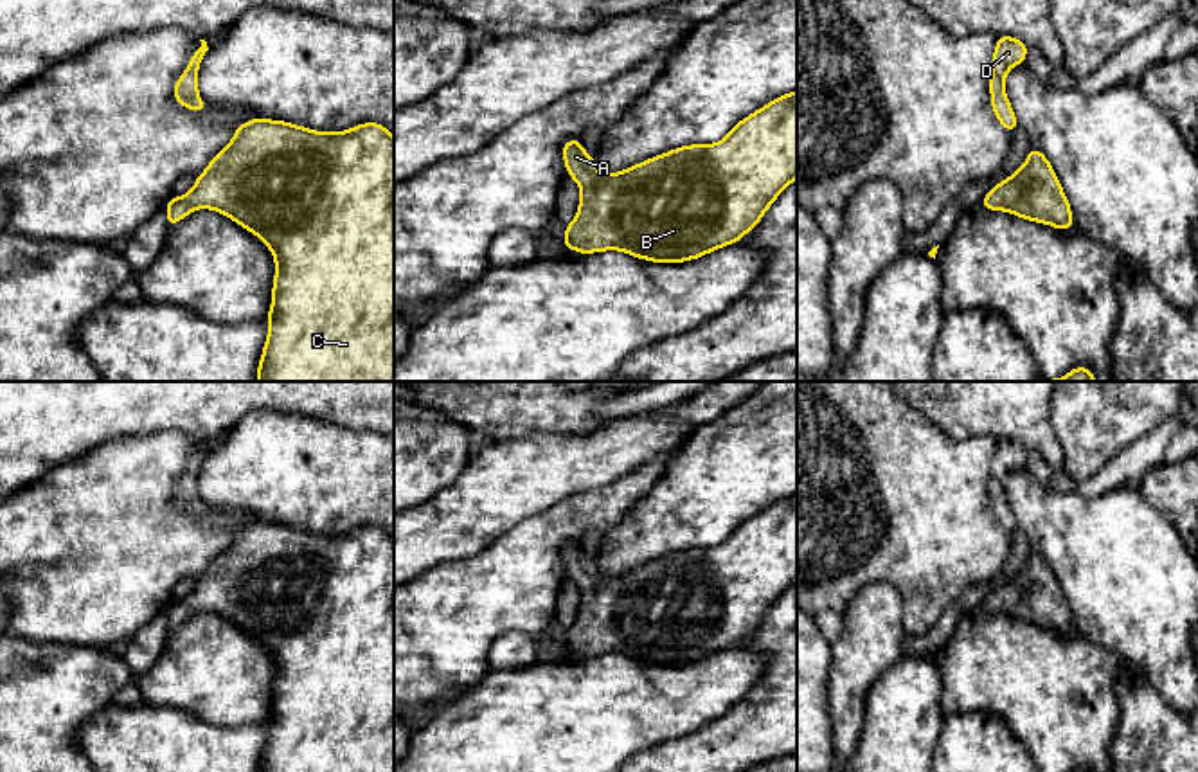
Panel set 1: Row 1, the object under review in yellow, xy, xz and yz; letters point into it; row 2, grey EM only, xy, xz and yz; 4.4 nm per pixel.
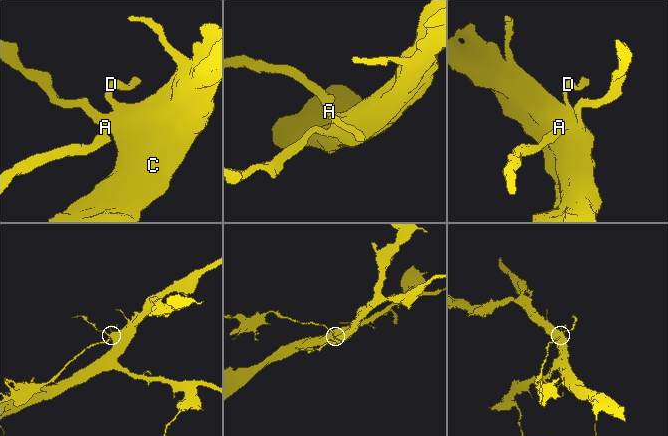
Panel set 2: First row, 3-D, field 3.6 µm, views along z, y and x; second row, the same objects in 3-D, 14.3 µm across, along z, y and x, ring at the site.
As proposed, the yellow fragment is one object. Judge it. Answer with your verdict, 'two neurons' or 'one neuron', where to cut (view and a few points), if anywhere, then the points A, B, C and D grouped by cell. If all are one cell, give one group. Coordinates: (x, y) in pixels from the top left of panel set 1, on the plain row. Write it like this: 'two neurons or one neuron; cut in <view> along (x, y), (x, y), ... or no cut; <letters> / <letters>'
one neuron; no cut; A B C D

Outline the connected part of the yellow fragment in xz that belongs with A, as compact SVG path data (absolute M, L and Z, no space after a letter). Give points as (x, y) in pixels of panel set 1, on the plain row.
M797 495L784 497L738 525L716 547L691 547L648 561L613 578L601 578L579 542L563 547L565 570L581 590L579 612L567 628L565 651L592 657L621 653L655 666L682 666L732 648L752 633L773 603L797 581Z

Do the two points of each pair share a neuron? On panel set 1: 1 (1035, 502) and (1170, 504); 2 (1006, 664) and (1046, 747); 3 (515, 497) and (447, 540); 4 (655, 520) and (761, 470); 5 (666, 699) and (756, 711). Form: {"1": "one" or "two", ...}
{"1": "two", "2": "one", "3": "one", "4": "one", "5": "two"}

